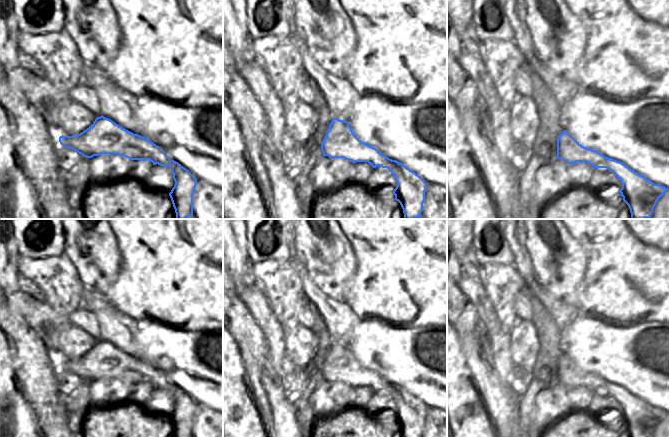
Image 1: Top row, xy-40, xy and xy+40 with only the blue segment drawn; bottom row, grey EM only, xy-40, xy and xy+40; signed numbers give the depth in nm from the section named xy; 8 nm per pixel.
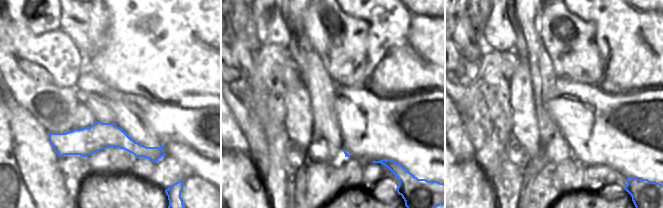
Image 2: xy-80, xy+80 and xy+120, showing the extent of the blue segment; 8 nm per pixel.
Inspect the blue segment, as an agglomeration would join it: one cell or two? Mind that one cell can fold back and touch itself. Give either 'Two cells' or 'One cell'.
Two cells.

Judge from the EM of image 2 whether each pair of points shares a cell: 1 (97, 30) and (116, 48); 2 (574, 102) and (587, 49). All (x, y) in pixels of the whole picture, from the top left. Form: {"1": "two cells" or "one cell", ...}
{"1": "two cells", "2": "two cells"}

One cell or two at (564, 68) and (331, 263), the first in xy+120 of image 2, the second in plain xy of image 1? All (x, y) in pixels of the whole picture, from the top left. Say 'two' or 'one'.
one

